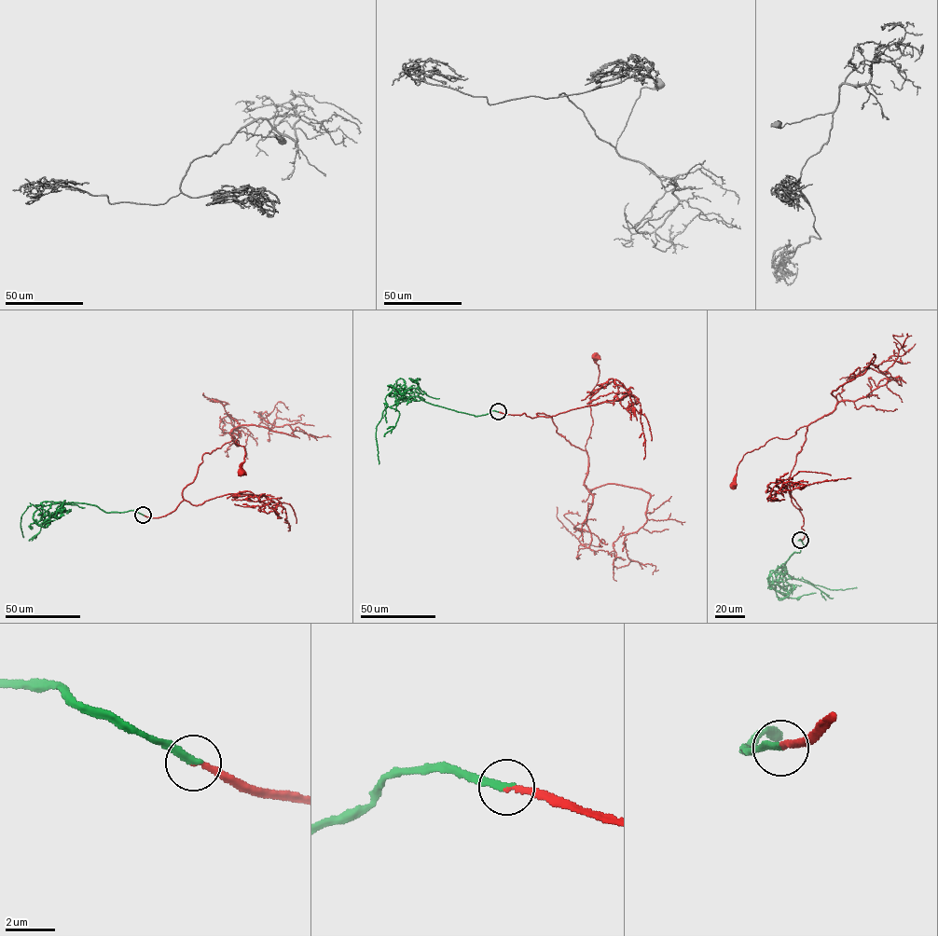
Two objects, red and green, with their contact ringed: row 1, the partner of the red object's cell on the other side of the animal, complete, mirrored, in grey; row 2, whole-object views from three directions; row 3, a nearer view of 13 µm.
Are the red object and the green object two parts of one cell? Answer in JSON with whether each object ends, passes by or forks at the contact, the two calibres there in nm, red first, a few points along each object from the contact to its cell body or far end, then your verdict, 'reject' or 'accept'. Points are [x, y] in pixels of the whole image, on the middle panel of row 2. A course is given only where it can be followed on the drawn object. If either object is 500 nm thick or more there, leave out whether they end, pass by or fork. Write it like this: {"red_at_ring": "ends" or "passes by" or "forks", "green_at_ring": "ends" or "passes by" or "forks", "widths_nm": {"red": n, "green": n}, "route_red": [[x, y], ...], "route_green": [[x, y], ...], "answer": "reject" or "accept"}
{"red_at_ring": "ends", "green_at_ring": "ends", "widths_nm": {"red": 170, "green": 280}, "route_red": [[498, 411], [531, 419], [544, 414], [557, 433], [586, 450], [592, 424], [589, 403], [599, 375], [594, 355]], "route_green": [[498, 411], [474, 416], [412, 399], [387, 406], [376, 427], [379, 463]], "answer": "accept"}

